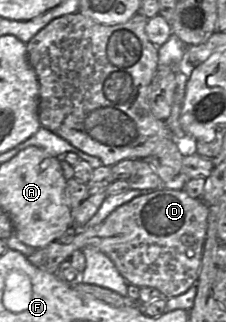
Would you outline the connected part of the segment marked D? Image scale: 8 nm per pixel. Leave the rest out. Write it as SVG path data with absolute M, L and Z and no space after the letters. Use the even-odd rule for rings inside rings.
M161 184L156 190L119 206L101 223L79 227L70 243L53 241L27 258L35 267L56 274L59 265L68 260L75 250L82 251L86 246L94 246L112 260L130 284L140 288L153 287L165 298L172 298L185 293L197 283L208 214L209 206L203 200Z

